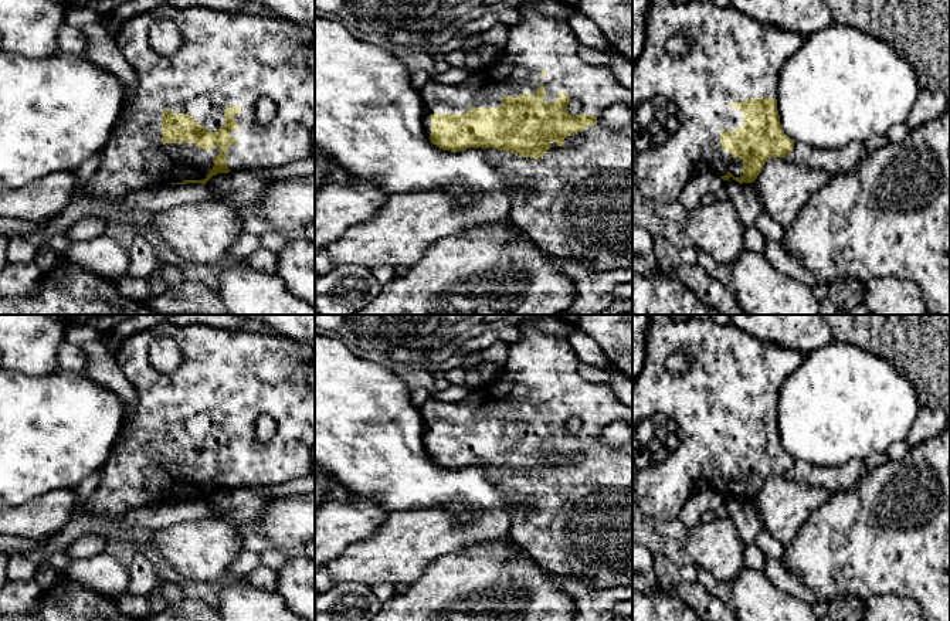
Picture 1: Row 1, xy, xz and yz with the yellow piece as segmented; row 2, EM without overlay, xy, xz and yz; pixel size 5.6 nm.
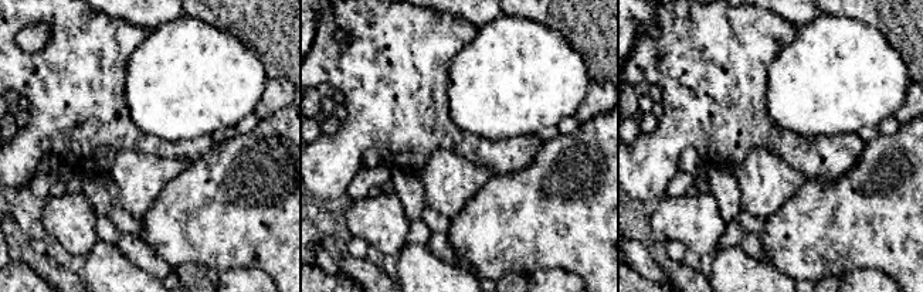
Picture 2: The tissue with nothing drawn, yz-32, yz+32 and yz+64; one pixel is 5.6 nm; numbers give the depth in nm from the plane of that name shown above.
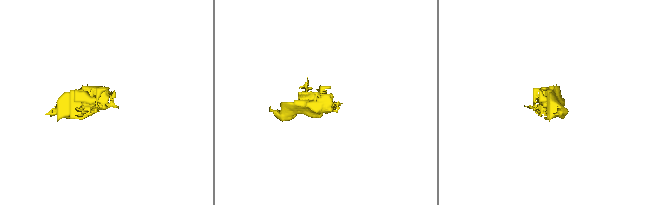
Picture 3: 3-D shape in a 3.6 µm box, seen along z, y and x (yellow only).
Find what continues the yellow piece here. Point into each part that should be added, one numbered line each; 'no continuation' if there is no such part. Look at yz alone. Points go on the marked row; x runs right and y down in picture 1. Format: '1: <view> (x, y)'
1: yz (732, 58)

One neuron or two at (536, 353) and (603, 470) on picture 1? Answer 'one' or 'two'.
one

